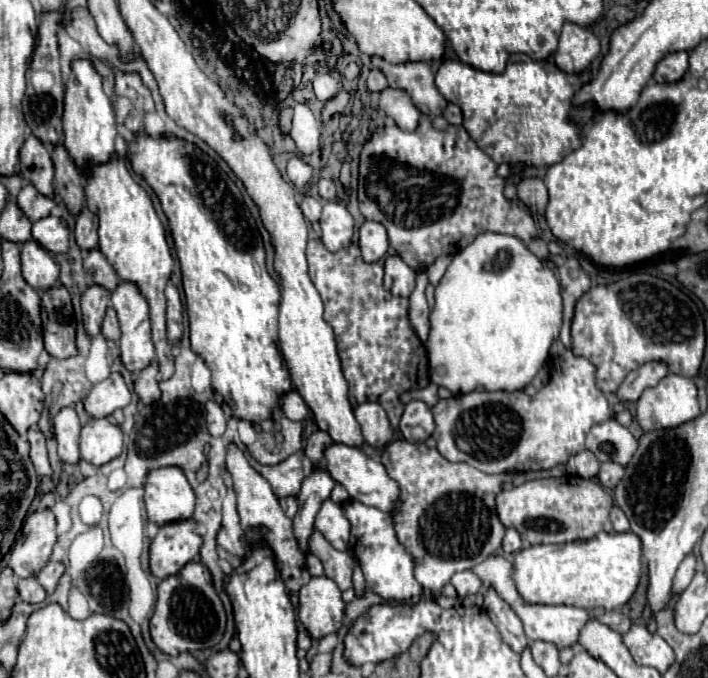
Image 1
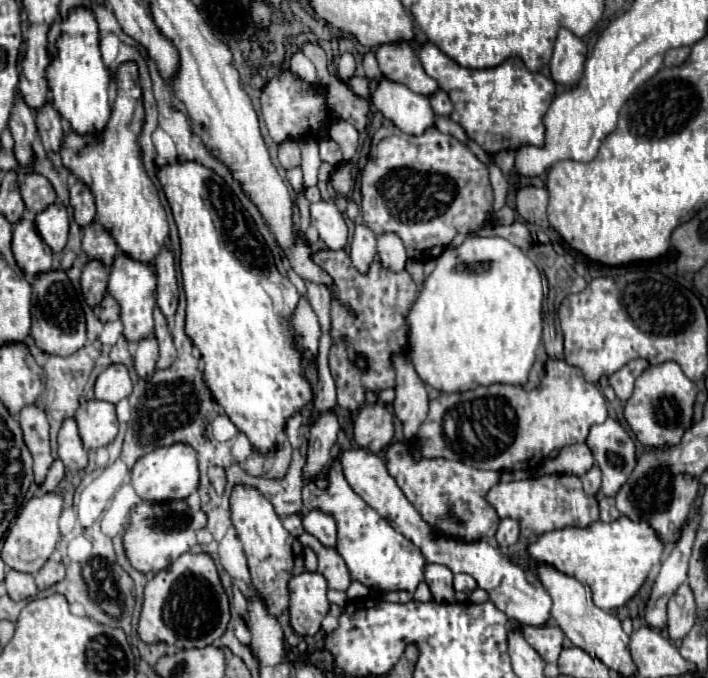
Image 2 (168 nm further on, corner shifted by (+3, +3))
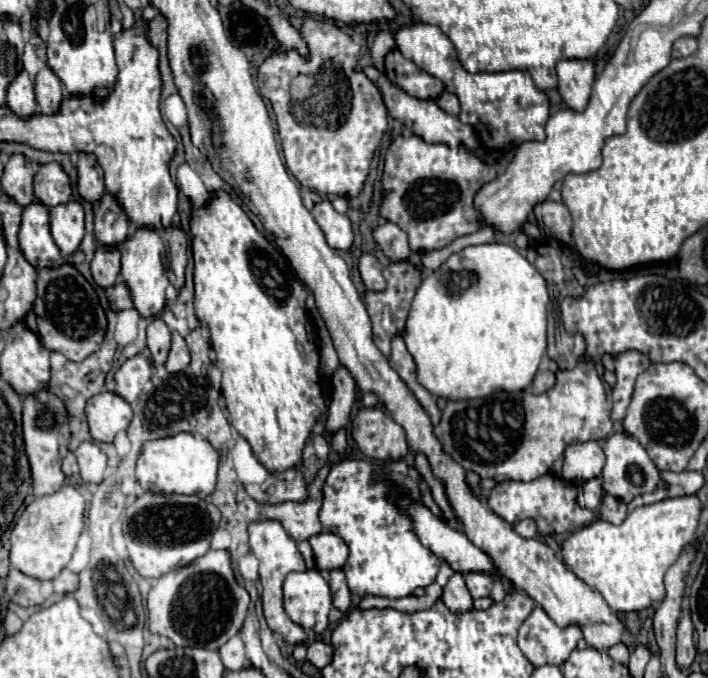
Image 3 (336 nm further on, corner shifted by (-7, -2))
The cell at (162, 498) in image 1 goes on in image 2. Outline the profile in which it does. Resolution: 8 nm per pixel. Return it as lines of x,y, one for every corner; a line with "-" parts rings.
170,444
140,456
132,466
132,486
136,494
144,500
162,502
162,500
184,500
198,490
198,458
190,444

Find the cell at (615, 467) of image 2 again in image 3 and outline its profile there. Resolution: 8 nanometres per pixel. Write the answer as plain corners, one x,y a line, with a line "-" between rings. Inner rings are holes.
612,433
604,441
604,455
606,455
606,465
604,465
604,471
602,471
602,485
604,485
604,491
608,495
612,495
612,497
616,497
624,503
630,503
636,495
650,493
652,489
656,489
658,479
660,479
660,471
652,463
652,459
644,451
644,447
634,437
630,437
628,433
-
636,473
642,475
642,483
636,483
632,479

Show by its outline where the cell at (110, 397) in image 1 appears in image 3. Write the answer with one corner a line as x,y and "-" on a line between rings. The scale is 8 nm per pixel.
136,355
132,359
128,359
114,375
116,387
114,393
120,395
124,401
132,403
140,397
144,385
150,381
152,377
152,365
144,355

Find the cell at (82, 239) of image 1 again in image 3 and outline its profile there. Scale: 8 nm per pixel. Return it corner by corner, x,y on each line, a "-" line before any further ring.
80,153
78,157
78,193
88,203
98,203
106,193
102,169
92,155

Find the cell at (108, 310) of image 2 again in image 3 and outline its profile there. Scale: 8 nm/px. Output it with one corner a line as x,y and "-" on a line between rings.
118,281
112,289
108,289
108,301
110,301
112,311
116,311
116,313
120,313
124,309
132,309
130,291
122,281

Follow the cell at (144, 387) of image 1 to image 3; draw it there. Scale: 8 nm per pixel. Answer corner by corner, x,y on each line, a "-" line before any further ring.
160,317
152,319
152,323
148,325
148,349
154,367
166,363
170,351
170,329

